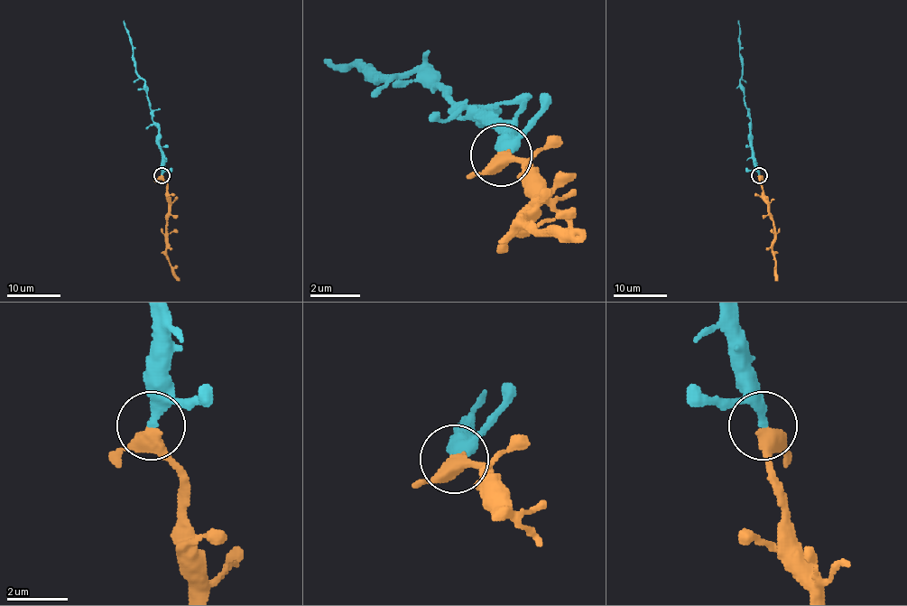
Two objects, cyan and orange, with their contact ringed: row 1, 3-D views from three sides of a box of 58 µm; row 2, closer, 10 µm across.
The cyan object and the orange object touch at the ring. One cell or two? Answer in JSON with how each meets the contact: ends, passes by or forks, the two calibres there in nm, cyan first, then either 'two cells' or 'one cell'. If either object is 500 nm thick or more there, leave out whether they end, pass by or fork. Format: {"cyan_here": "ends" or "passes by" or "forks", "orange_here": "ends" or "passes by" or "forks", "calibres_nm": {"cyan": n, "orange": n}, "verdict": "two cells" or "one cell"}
{"cyan_here": "ends", "orange_here": "passes by", "calibres_nm": {"cyan": 320, "orange": 420}, "verdict": "one cell"}

